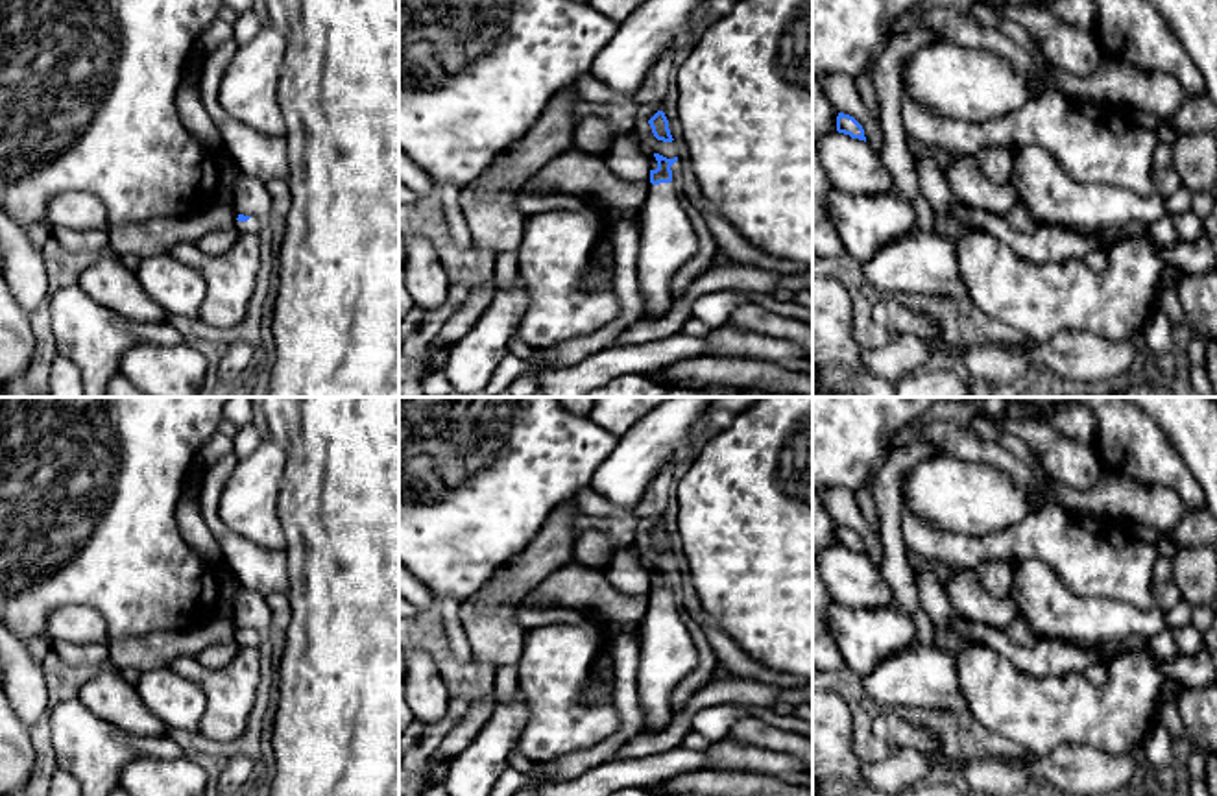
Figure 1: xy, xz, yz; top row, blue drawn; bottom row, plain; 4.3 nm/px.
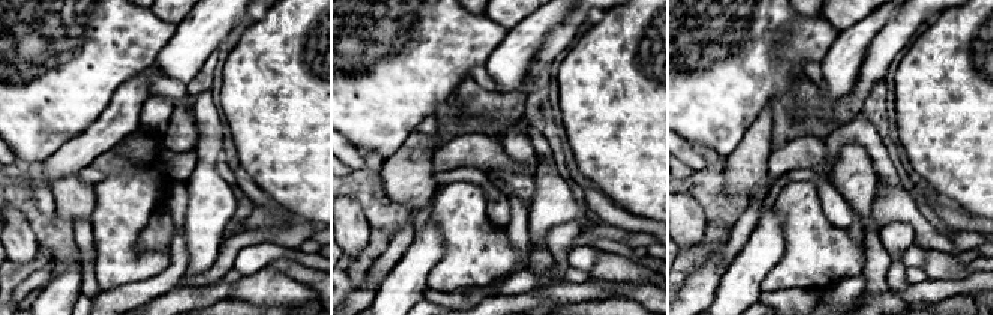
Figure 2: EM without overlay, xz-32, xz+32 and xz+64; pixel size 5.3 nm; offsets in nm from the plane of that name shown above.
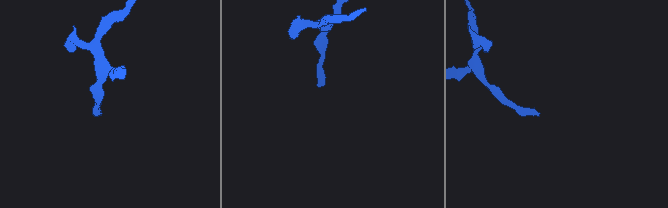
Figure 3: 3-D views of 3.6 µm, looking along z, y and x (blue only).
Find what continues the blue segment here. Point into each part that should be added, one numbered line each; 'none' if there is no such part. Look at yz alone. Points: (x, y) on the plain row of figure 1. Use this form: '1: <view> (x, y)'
none

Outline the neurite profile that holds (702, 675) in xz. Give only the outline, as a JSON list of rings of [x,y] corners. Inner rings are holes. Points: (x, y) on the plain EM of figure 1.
[[[676,606],[676,609],[700,652],[700,659],[698,659],[698,667],[672,689],[670,709],[674,718],[680,717],[681,709],[685,707],[687,700],[693,694],[696,694],[700,689],[704,689],[713,681],[713,674],[718,667],[718,661],[711,650],[709,641],[705,639],[705,633],[698,619],[689,615],[680,606]]]

